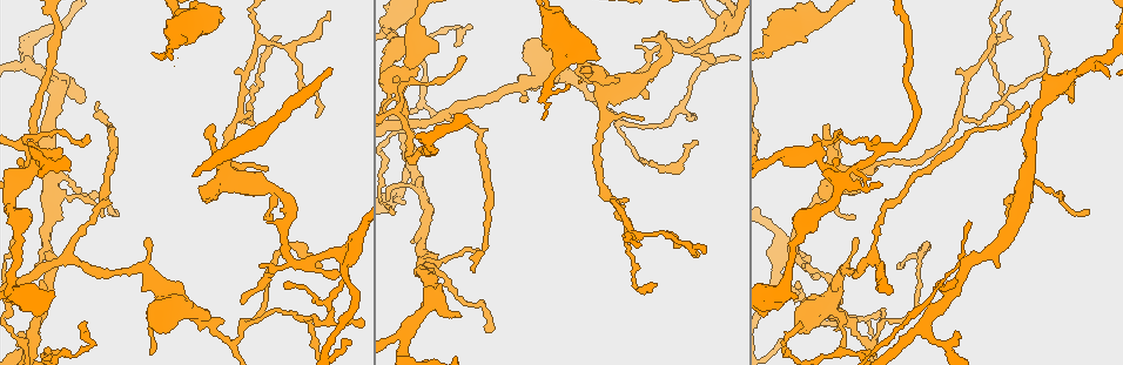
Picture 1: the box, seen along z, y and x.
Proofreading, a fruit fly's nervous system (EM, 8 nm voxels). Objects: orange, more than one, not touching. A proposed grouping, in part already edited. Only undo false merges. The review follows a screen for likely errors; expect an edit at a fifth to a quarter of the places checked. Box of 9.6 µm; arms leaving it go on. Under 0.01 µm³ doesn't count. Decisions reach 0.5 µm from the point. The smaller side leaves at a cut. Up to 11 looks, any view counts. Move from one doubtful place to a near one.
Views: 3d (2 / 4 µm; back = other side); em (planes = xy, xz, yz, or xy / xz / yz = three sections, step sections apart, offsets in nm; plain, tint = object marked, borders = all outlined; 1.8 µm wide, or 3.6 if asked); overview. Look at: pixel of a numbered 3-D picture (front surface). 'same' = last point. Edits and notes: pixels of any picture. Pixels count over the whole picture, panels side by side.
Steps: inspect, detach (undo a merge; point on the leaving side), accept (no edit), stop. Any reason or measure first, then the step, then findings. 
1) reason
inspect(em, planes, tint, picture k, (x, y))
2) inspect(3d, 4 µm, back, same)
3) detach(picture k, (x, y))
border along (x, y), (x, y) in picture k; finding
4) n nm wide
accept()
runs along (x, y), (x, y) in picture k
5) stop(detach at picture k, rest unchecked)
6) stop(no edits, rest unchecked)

branch point
inspect(3d, 4 µm, back, picture 1, (681, 105))

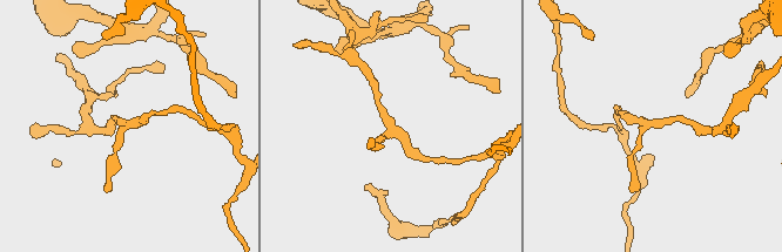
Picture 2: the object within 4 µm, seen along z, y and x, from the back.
inspect(em, planes, tint, picture 2, (649, 125))

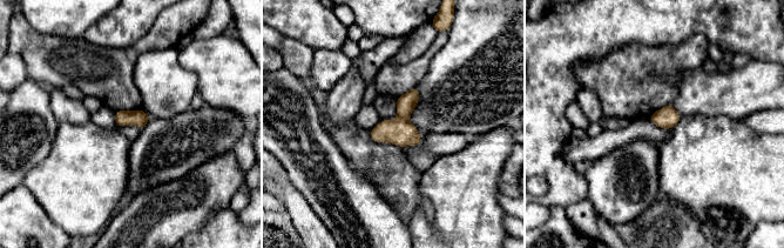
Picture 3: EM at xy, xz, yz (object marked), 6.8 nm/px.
detach(picture 3, (399, 132))
border along (400, 118), (406, 120) in picture 3; a second neuron is stuck on

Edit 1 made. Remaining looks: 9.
inspect(overview)

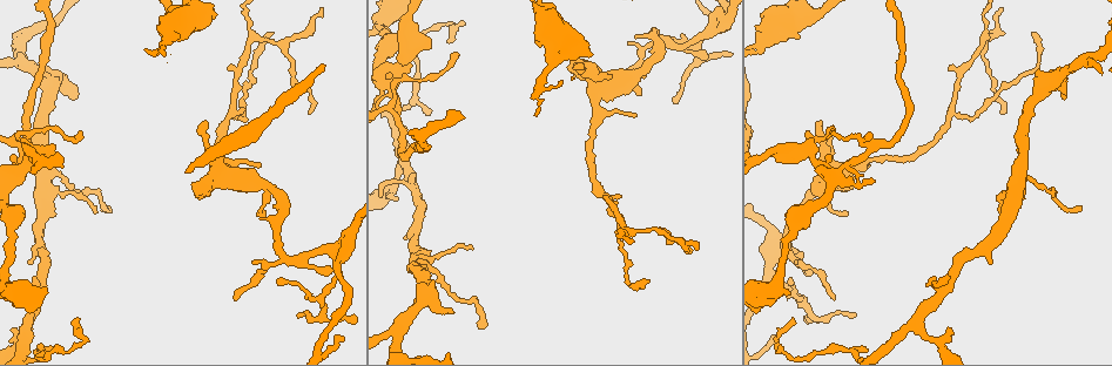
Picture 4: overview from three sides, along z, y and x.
sharp bend
inspect(em, planes, tint, picture 4, (710, 26))

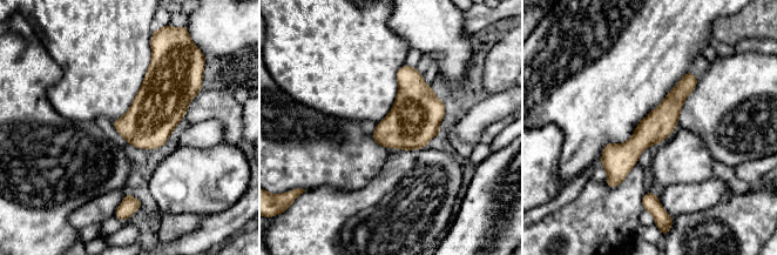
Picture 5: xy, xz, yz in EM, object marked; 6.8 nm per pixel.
200 nm wide
accept()
runs along (690, 76), (609, 180) in picture 5; all the same neuron

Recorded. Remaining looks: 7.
thick turns thin
inspect(em, 3.6 µm, xy, step 8, tint, picture 4, (265, 186))

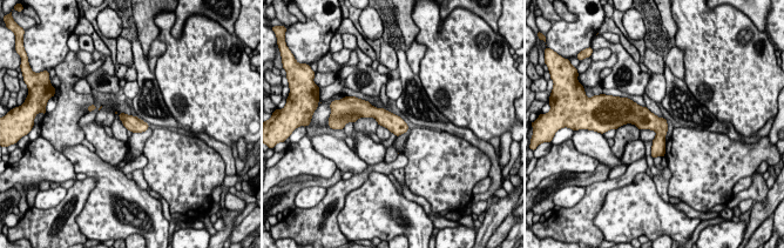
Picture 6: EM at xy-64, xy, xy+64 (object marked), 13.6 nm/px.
another direction
inspect(em, 3.6 µm, planes, tint, same)

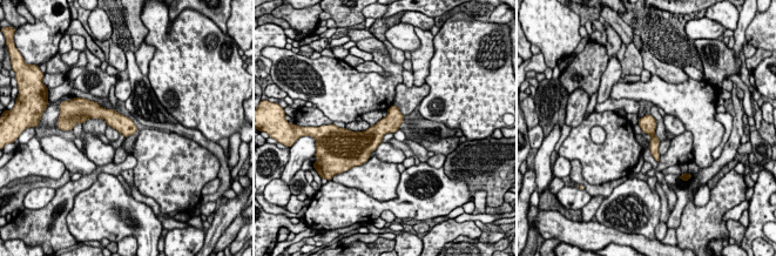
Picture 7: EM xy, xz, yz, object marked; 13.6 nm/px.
accept()
all the same neuron

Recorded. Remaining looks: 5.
branch point
inspect(em, planes, tint, picture 4, (234, 114))

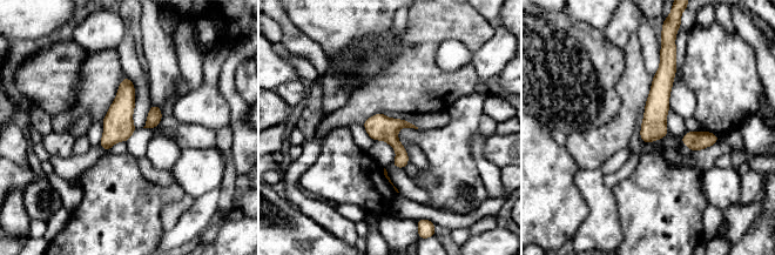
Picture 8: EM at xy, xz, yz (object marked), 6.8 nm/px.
accept()
continuous, no second neuron

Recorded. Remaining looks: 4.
stop(detach at picture 3, rest unchecked)

